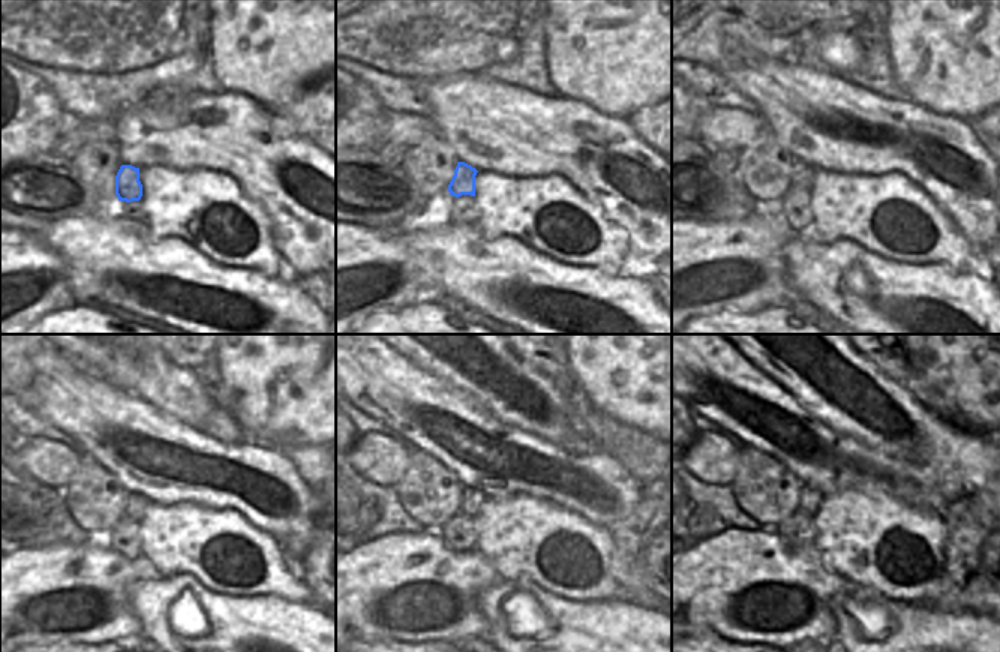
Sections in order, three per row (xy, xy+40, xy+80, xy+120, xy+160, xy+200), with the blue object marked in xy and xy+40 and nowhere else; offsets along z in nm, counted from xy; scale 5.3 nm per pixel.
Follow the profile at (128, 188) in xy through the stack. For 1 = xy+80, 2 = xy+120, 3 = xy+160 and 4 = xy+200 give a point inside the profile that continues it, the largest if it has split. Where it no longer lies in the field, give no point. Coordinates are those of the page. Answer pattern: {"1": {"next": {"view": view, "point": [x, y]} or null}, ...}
{"1": {"next": {"view": "xy+80", "point": [802, 177]}}, "2": {"next": {"view": "xy+120", "point": [137, 504]}}, "3": {"next": {"view": "xy+160", "point": [473, 499]}}, "4": {"next": {"view": "xy+200", "point": [810, 499]}}}

